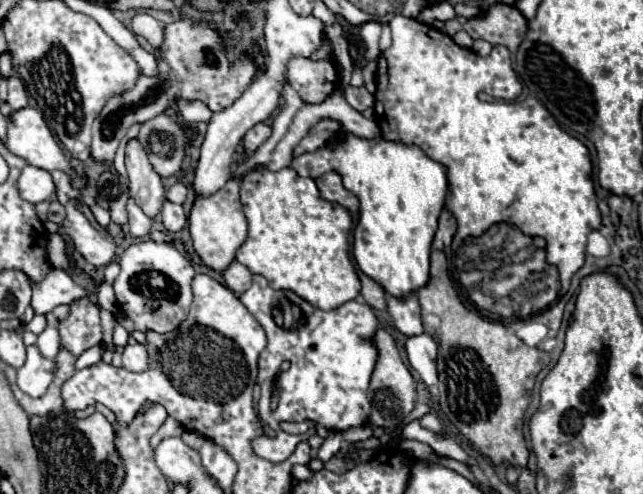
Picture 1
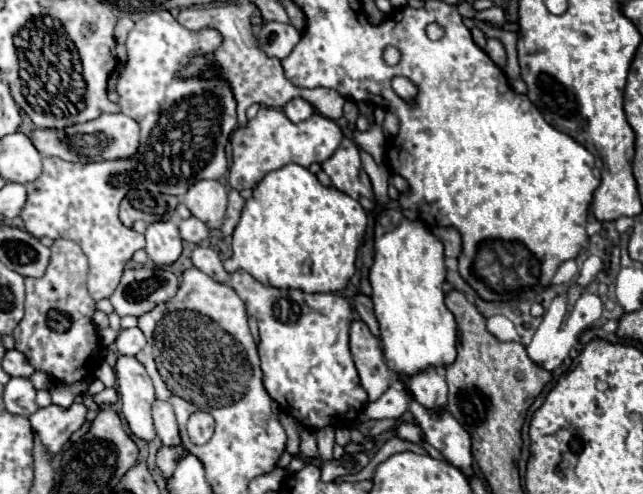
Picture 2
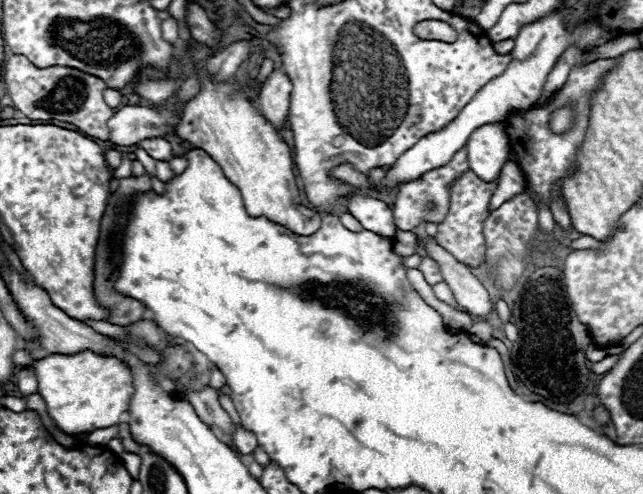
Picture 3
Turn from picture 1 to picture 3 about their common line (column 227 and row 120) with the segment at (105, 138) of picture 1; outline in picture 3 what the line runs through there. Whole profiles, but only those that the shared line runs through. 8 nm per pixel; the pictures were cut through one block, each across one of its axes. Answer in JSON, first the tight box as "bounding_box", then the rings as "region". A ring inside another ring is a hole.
{"bounding_box":[2,56,114,140],"region":[[[12,56],[5,61],[2,77],[6,85],[6,92],[12,98],[14,110],[18,110],[22,116],[30,120],[58,120],[66,124],[74,124],[78,130],[82,130],[88,136],[108,140],[110,130],[106,122],[112,118],[114,110],[106,106],[102,94],[106,90],[106,84],[90,74],[84,74],[80,70],[62,68],[62,66],[50,66],[50,68],[36,68],[32,66],[24,56]]]}

